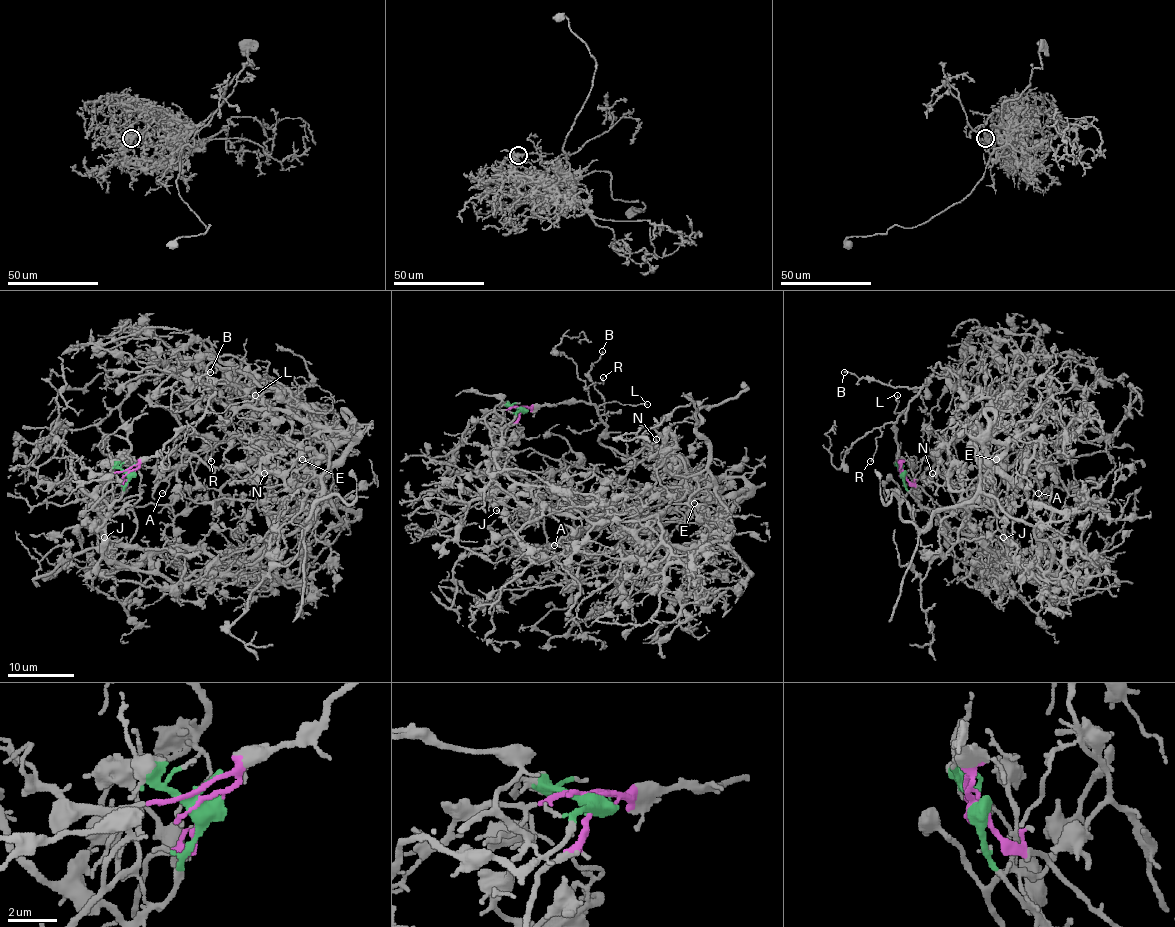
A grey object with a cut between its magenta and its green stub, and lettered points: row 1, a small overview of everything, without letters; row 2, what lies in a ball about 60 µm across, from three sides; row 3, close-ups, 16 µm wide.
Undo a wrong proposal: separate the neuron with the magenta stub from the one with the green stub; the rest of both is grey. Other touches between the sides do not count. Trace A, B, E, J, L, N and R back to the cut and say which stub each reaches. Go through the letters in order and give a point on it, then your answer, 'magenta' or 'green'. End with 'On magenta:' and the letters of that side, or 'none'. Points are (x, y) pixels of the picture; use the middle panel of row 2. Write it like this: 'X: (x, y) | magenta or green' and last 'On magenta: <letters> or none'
A: (554, 545) | green
B: (602, 351) | magenta
E: (694, 503) | green
J: (496, 510) | green
L: (647, 404) | magenta
N: (656, 439) | green
R: (603, 377) | magenta
On magenta: B, L, R

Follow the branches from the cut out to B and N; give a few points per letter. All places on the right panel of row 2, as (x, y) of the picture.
B: (903, 473), (900, 470), (895, 422), (918, 390), (892, 387), (843, 372)
N: (903, 473), (923, 508), (988, 548), (1010, 546), (1013, 565), (991, 488), (953, 490), (945, 468), (932, 473)

